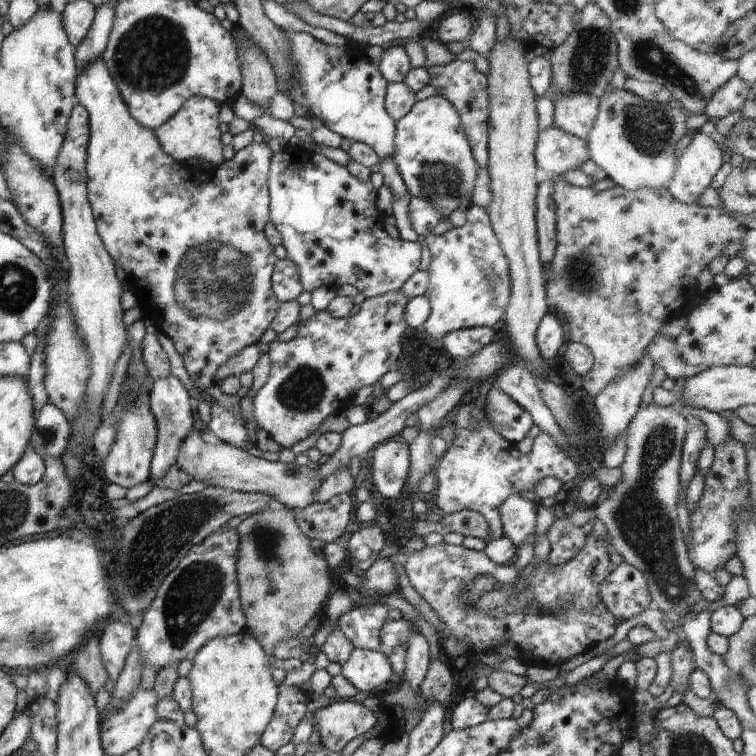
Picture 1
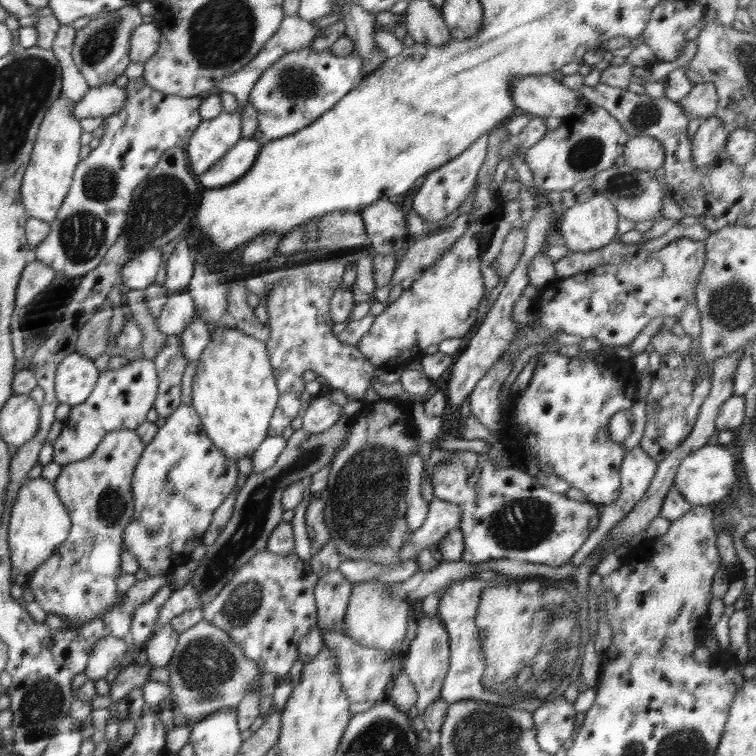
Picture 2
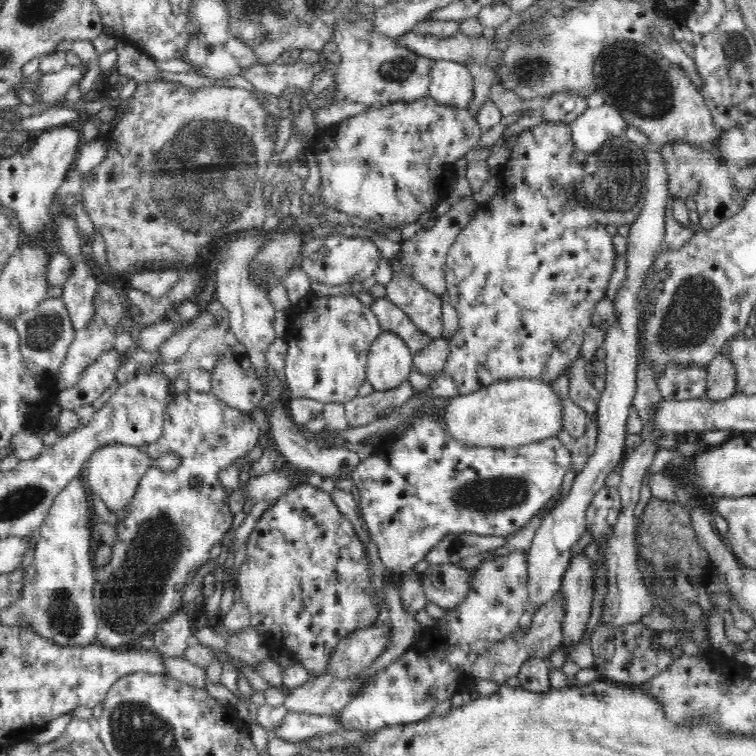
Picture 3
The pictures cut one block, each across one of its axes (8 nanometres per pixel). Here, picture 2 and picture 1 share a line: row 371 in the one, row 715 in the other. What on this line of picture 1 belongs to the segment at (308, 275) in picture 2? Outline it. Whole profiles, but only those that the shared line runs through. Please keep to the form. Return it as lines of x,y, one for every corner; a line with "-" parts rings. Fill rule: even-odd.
280,684
274,716
264,729
259,744
275,753
291,742
298,722
308,716
308,703
299,686
-
335,699
312,714
321,743
332,752
340,752
350,740
366,734
376,724
376,716
358,699

